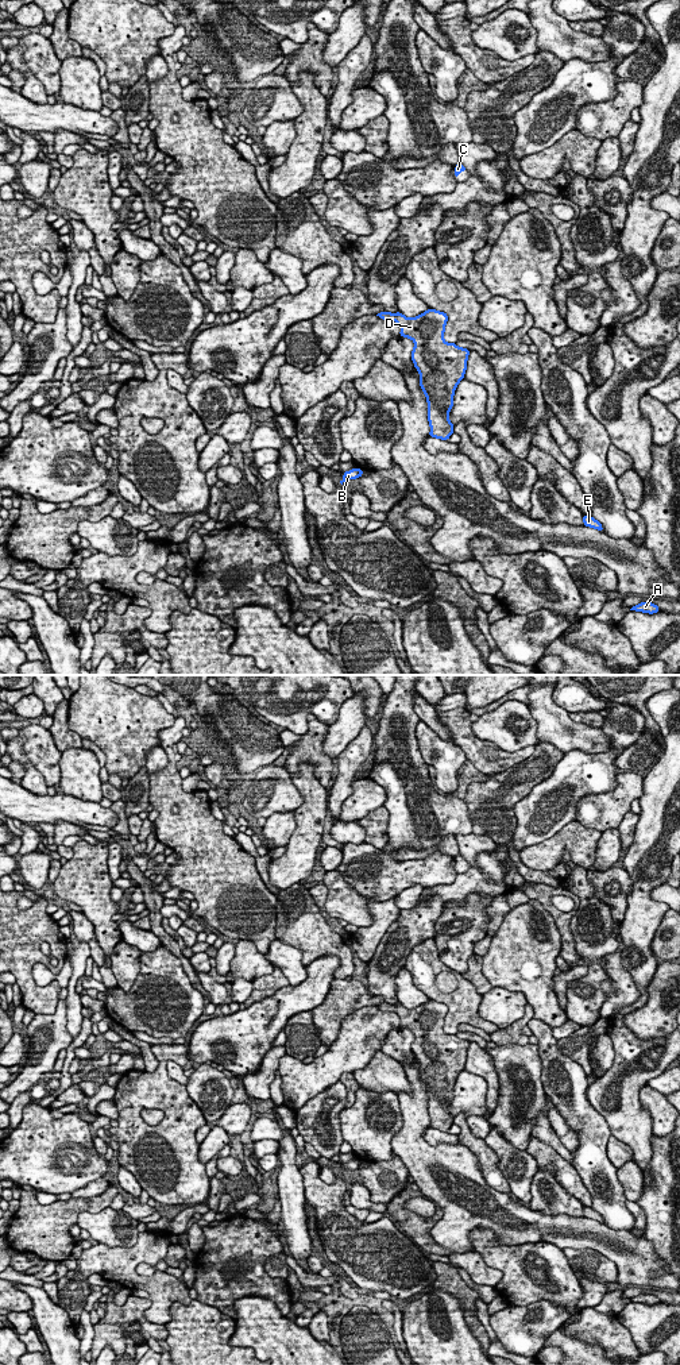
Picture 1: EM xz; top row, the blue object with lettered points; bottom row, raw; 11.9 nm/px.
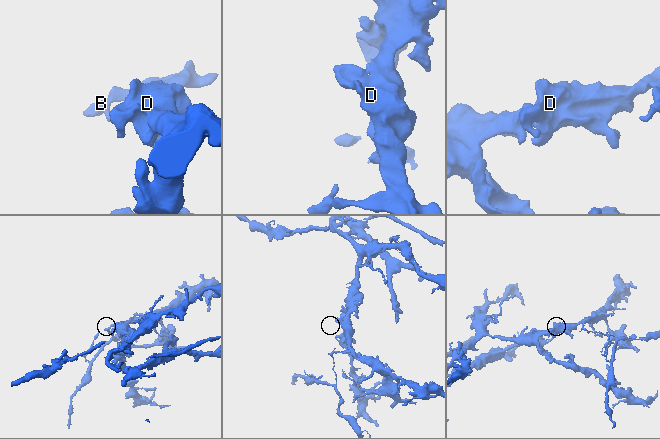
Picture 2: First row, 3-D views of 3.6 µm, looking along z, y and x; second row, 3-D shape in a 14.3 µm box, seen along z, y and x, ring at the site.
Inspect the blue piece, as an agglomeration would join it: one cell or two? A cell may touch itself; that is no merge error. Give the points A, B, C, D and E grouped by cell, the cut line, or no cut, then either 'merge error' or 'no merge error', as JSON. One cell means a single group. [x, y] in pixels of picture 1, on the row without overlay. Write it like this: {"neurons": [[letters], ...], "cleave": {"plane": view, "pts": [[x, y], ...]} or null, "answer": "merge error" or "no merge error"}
{"neurons": [["A", "C", "D", "E"], ["B"]], "cleave": {"plane": "xz", "pts": [[358, 1160], [359, 1167]]}, "answer": "merge error"}

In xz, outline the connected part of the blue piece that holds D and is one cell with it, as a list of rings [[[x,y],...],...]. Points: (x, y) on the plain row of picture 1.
[[[429,999],[409,1010],[401,1003],[383,1002],[376,1007],[398,1014],[399,1027],[414,1033],[410,1048],[420,1064],[420,1077],[428,1094],[429,1127],[448,1131],[455,1119],[448,1106],[453,1098],[455,1081],[464,1069],[470,1041],[444,1032],[448,1013],[444,1003]]]

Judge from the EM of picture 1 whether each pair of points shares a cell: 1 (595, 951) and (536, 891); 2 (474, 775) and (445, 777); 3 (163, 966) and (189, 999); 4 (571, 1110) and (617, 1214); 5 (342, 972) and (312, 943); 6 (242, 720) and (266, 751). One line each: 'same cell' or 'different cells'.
1: different cells
2: different cells
3: same cell
4: same cell
5: same cell
6: same cell

